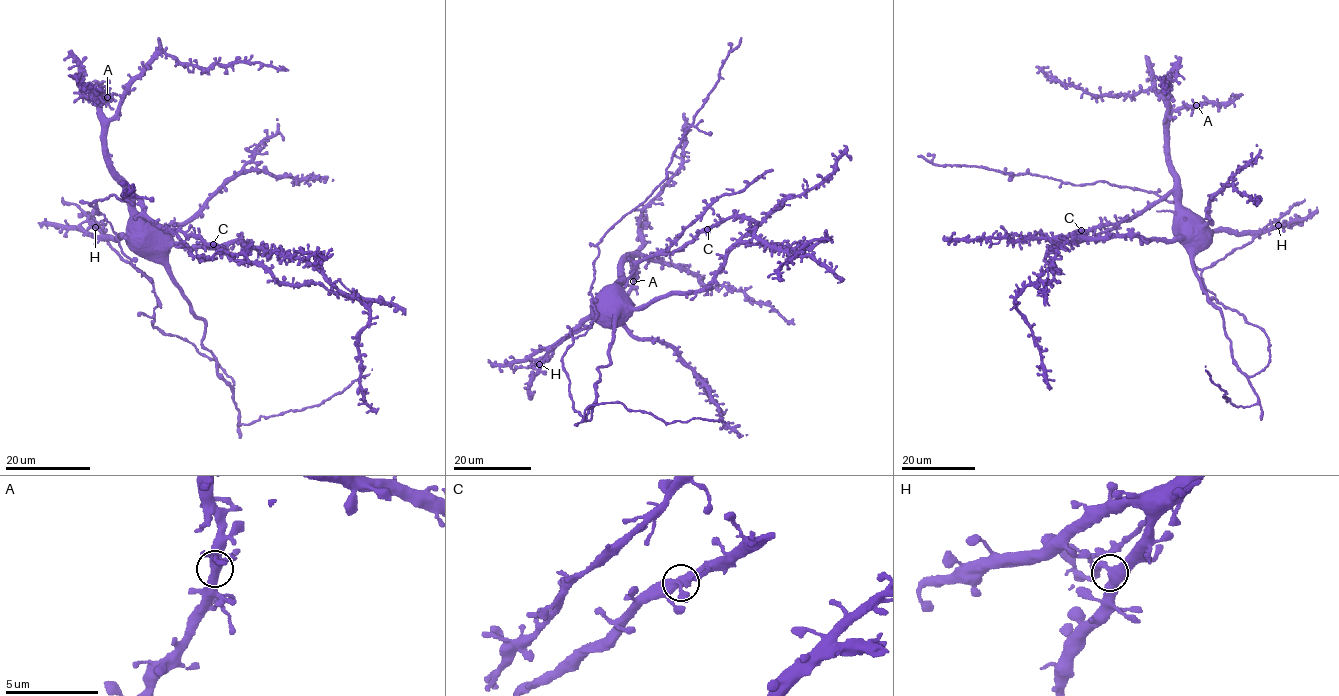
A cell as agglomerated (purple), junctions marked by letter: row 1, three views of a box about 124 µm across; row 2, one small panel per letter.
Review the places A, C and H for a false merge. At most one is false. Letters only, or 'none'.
none

